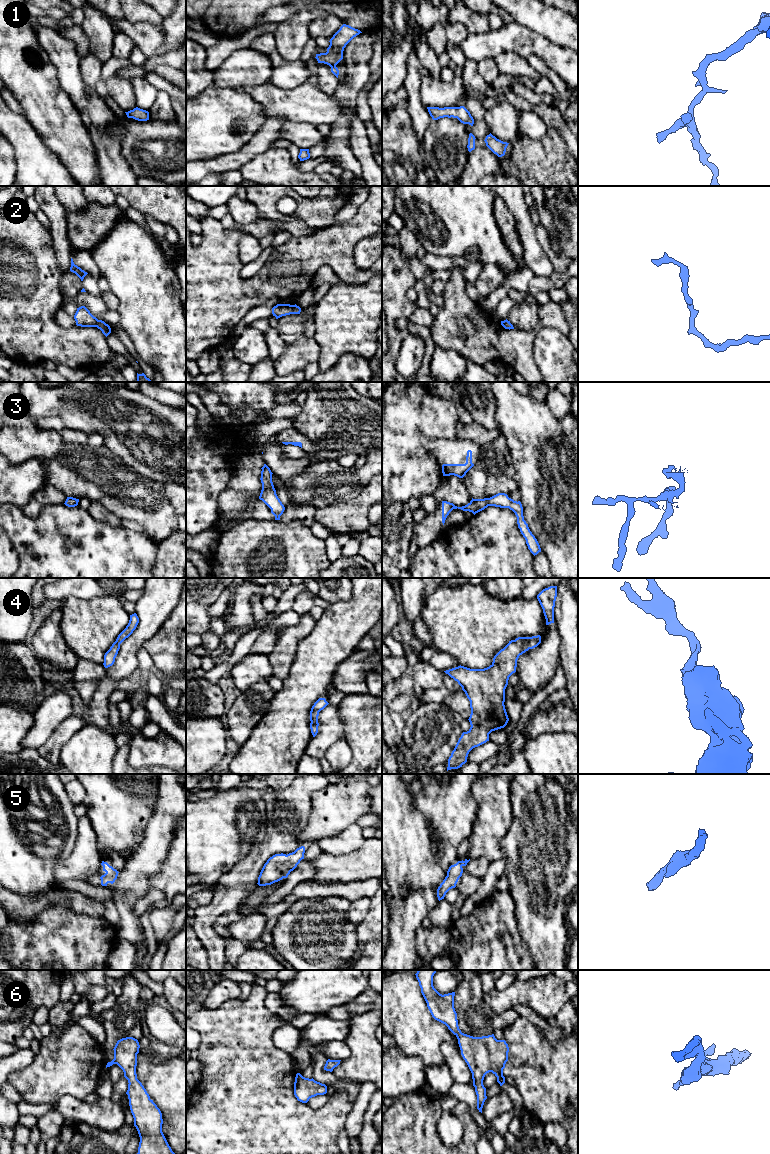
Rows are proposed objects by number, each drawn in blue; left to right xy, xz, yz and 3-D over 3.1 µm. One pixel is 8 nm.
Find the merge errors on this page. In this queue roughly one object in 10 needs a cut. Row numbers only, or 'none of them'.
none of them

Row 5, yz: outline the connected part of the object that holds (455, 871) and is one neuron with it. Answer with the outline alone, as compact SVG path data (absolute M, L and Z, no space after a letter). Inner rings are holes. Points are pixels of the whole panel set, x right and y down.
M465 859L464 861L458 861L456 864L451 865L447 871L447 876L443 880L443 882L440 884L440 886L437 889L437 897L438 900L444 899L446 893L456 887L456 884L459 880L459 878L462 876L463 873L463 866L466 866L467 863L470 861Z

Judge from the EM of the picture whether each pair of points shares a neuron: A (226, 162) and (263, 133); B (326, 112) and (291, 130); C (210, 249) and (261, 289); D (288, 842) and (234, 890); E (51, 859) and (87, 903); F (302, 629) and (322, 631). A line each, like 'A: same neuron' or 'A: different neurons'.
A: same neuron
B: different neurons
C: same neuron
D: same neuron
E: different neurons
F: different neurons

